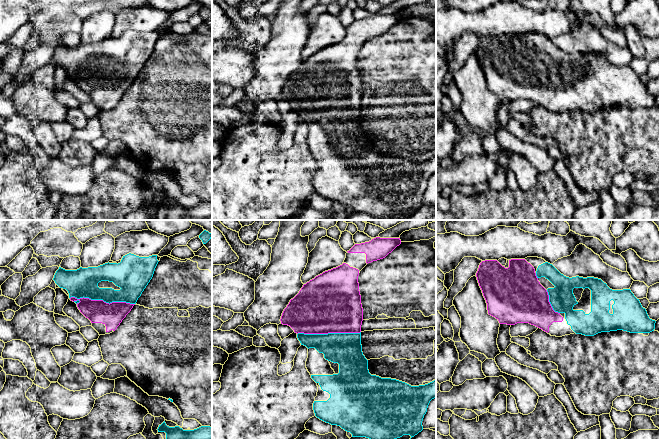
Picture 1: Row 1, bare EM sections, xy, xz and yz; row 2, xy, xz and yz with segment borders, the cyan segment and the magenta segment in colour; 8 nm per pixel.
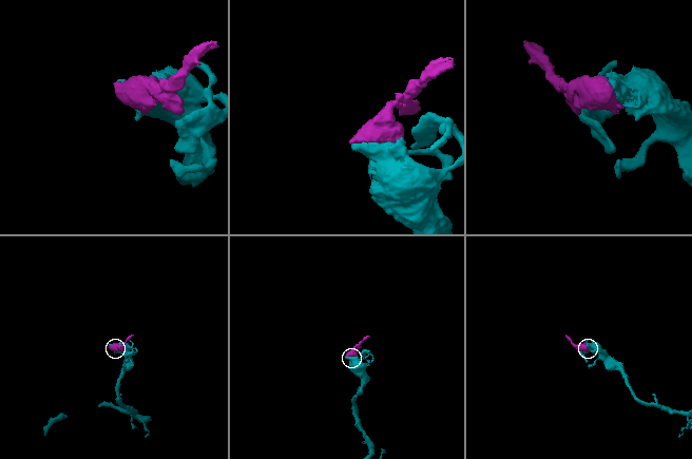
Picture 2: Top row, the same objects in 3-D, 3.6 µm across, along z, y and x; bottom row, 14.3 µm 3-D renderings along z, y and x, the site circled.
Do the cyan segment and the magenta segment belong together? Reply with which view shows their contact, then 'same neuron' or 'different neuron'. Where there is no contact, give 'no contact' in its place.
xy | same neuron

